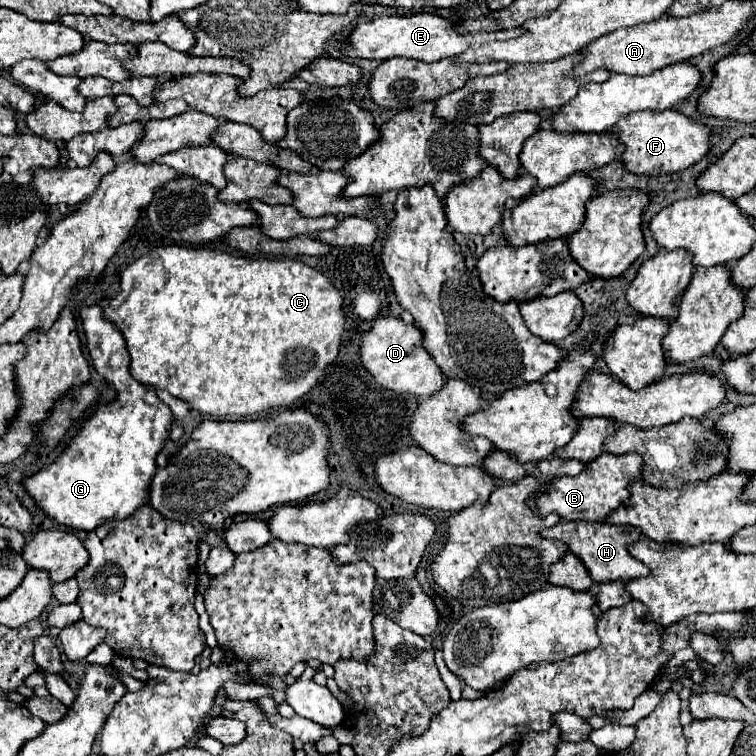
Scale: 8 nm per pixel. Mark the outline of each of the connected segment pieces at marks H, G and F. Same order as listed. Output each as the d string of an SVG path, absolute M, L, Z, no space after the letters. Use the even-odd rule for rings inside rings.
M559 522L553 528L541 530L541 536L565 542L567 550L583 562L583 566L587 568L587 572L595 584L609 582L609 580L627 582L629 578L639 578L639 576L647 574L645 564L633 560L627 552L627 544L637 542L637 538L641 536L641 530L637 530L637 528L615 526L615 524L607 524L607 522Z
M83 306L79 318L93 366L117 388L117 398L99 406L93 416L85 420L81 432L69 440L67 448L53 464L41 468L33 476L25 476L21 484L55 524L89 532L107 520L127 518L145 504L145 486L149 478L153 478L153 470L157 470L155 458L169 438L173 414L153 390L147 390L129 374L125 340L121 332L103 318L101 306Z
M675 108L665 110L665 114L629 114L625 118L619 118L615 124L615 134L625 148L625 170L637 176L661 176L681 172L699 162L707 154L709 144L709 128L679 114Z

